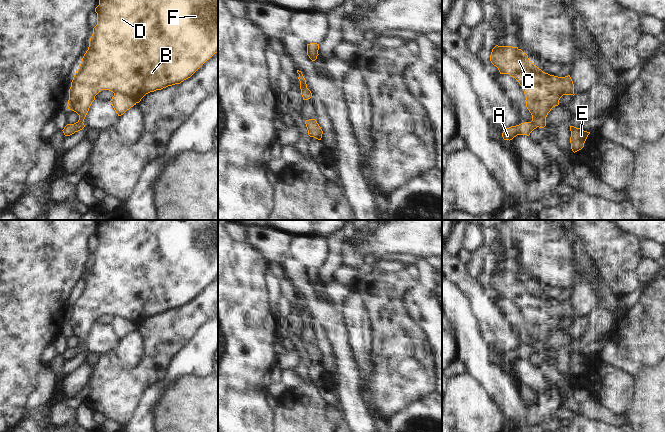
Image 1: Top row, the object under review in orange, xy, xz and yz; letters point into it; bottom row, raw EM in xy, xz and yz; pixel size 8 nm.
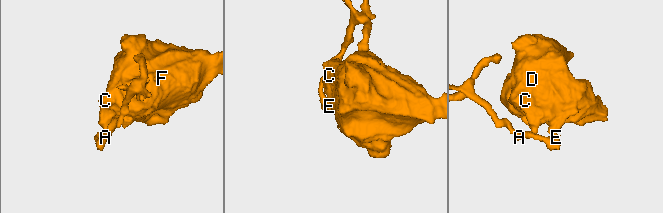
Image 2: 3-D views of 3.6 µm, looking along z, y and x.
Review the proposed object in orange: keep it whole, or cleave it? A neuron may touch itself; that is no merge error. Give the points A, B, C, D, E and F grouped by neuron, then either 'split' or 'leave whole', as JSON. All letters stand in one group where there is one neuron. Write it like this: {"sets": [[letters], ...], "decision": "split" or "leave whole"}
{"sets": [["A", "E"], ["B", "C", "D", "F"]], "decision": "split"}

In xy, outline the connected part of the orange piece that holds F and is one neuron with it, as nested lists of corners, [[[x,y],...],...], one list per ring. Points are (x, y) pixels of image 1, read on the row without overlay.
[[[98,220],[99,229],[95,232],[97,249],[89,265],[79,293],[76,295],[69,313],[68,333],[79,339],[78,346],[83,347],[95,320],[102,314],[128,320],[136,327],[148,317],[161,314],[168,310],[180,308],[190,302],[207,284],[218,276],[218,220]]]

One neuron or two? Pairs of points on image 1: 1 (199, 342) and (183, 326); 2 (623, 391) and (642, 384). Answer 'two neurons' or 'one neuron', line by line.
1: two neurons
2: two neurons

